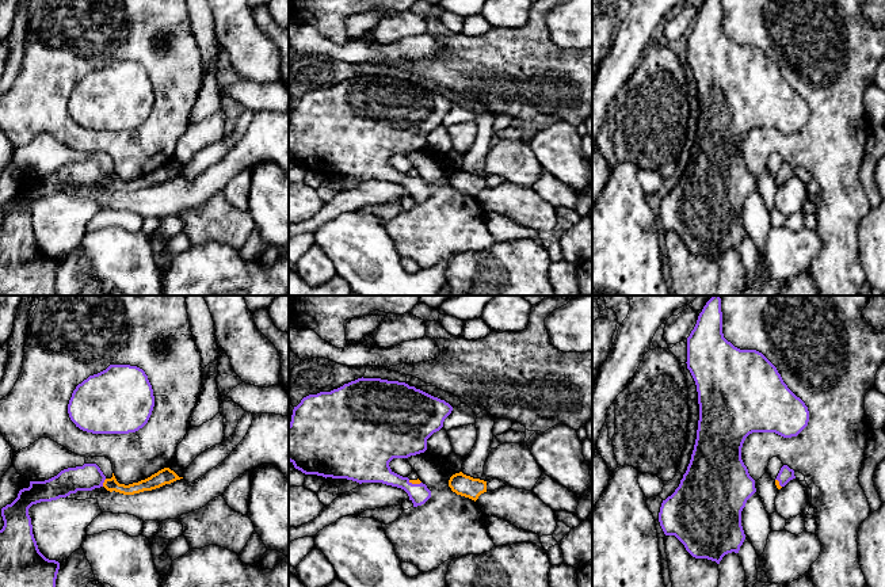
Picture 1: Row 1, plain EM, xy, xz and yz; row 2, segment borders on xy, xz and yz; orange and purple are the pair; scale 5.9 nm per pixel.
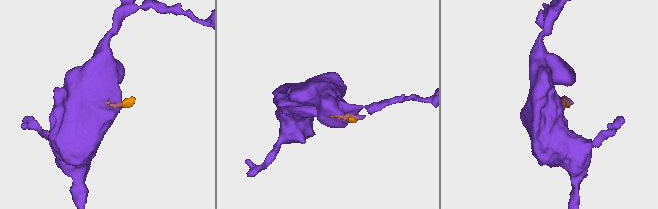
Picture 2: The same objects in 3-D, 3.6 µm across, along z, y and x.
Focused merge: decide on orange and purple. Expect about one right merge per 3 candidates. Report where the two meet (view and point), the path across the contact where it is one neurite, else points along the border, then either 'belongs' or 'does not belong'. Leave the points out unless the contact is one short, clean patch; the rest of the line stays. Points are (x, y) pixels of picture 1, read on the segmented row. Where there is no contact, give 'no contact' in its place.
contact xy (103, 483); way xy (110, 484), (103, 483), (98, 479), (87, 477); belongs

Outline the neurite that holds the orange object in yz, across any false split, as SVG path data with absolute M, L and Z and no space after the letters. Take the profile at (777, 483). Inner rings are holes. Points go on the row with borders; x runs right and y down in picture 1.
M783 465L775 479L775 485L778 489L781 489L793 479L796 479L794 470L790 469L787 465Z

